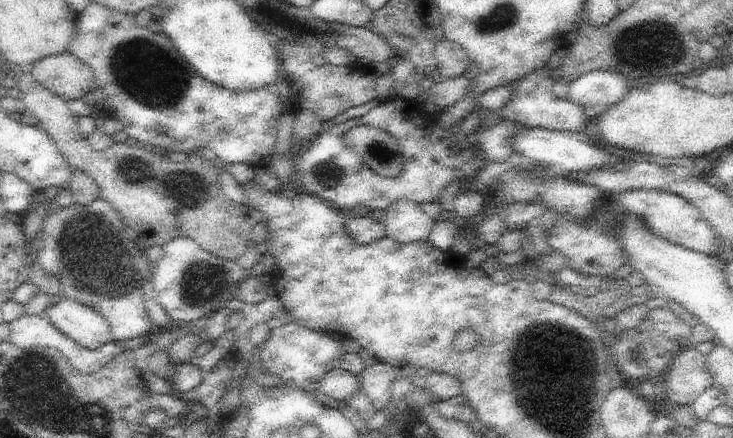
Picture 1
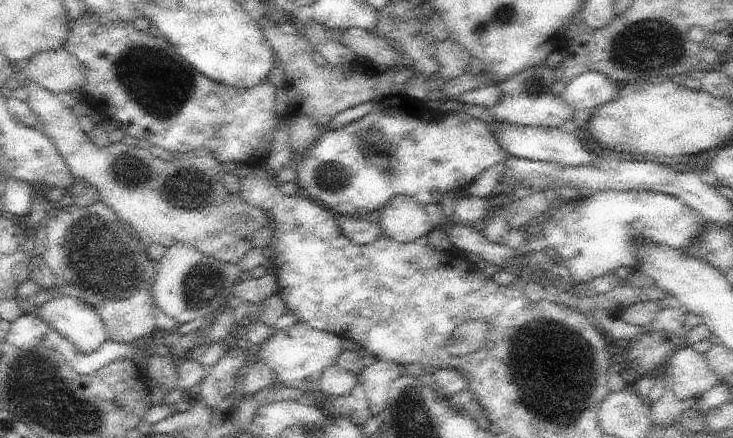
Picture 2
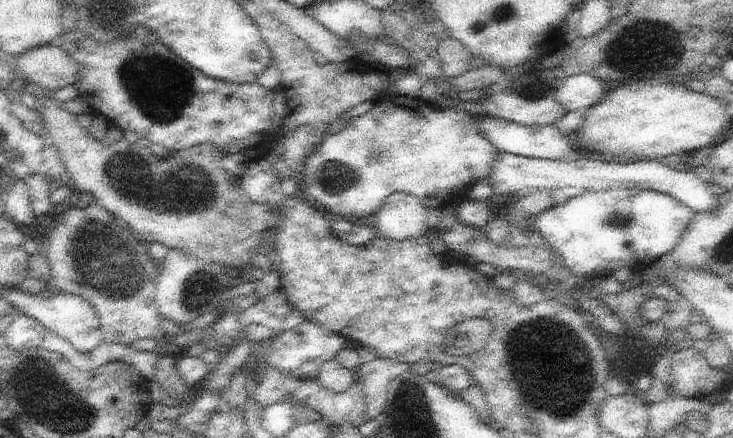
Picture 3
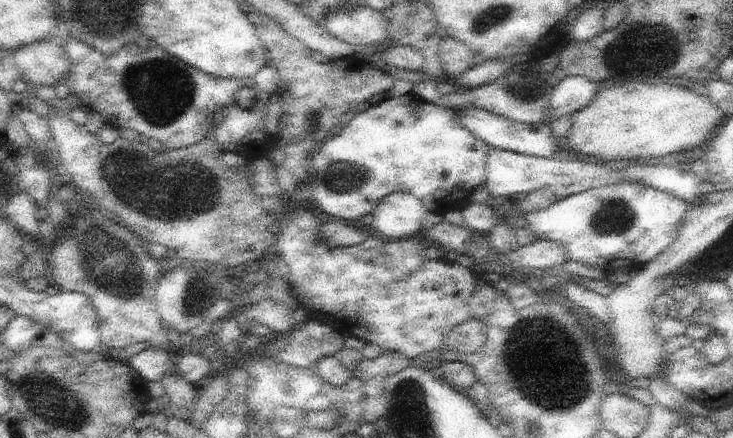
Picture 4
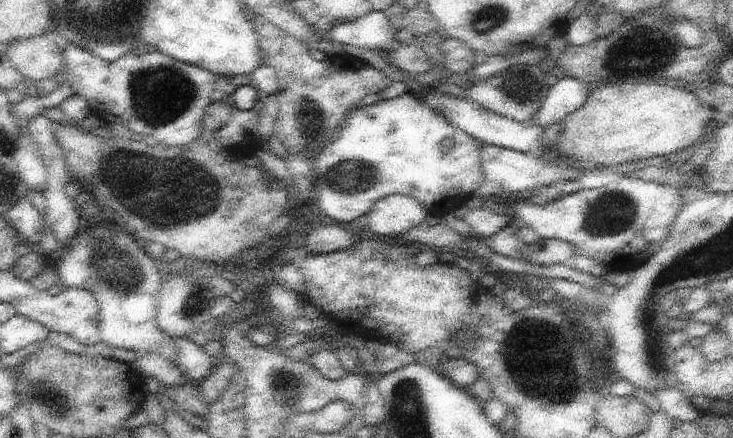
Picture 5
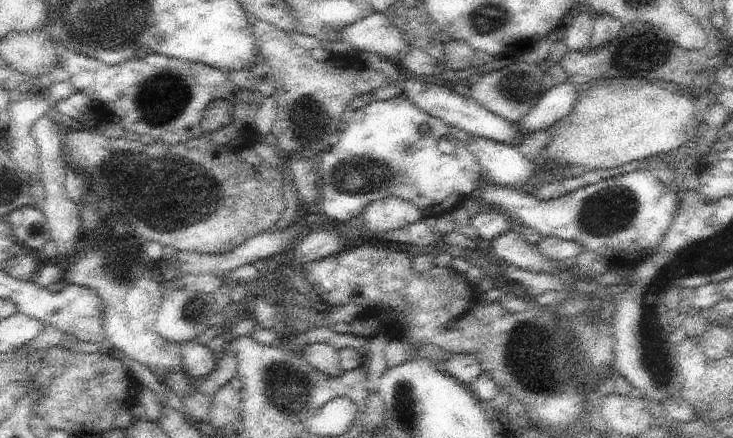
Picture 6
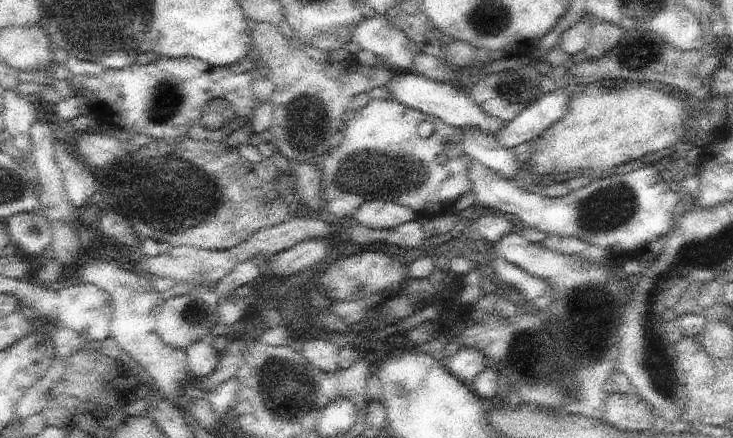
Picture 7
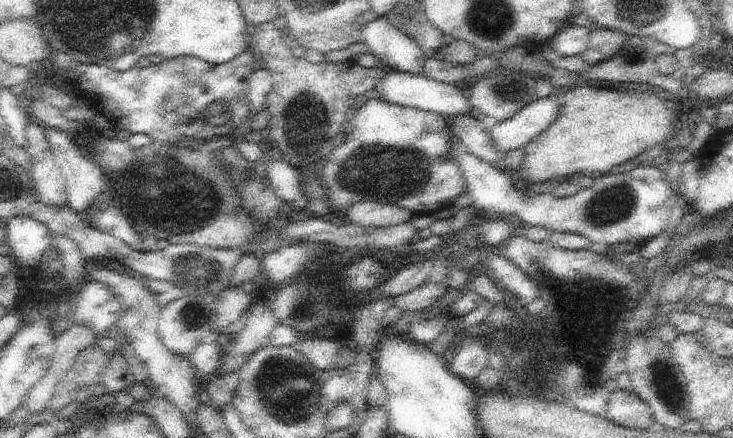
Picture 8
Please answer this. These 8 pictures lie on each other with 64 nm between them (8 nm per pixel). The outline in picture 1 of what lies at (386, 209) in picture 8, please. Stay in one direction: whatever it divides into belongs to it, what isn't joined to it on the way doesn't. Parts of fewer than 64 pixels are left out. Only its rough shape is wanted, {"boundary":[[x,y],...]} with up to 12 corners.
{"boundary":[[402,200],[383,224],[400,243],[426,241],[435,222],[417,203]]}

